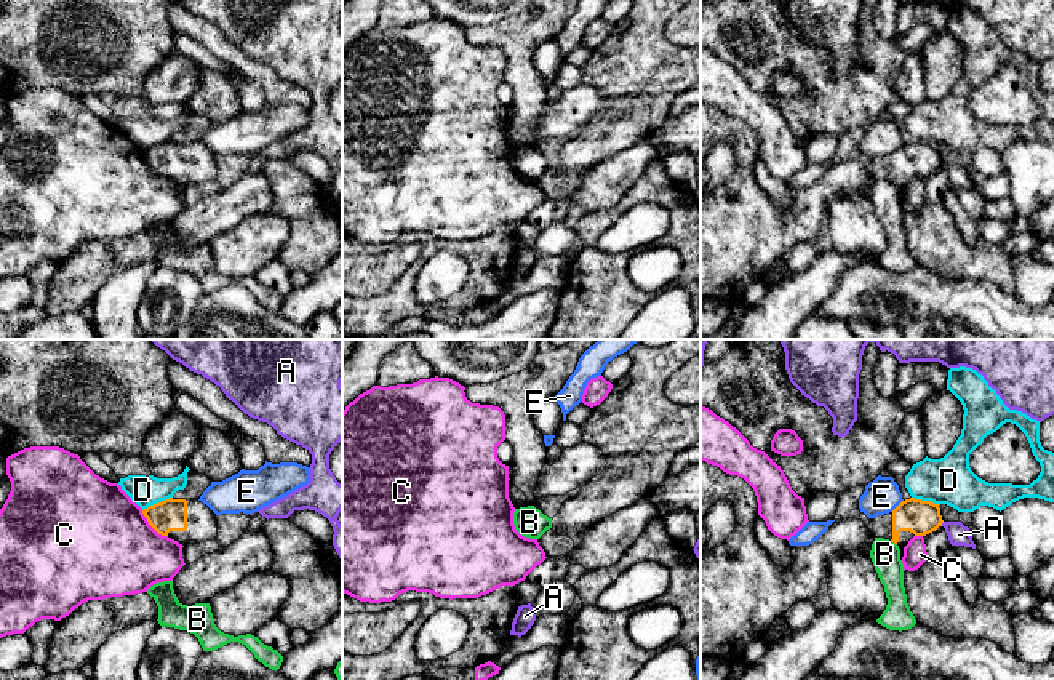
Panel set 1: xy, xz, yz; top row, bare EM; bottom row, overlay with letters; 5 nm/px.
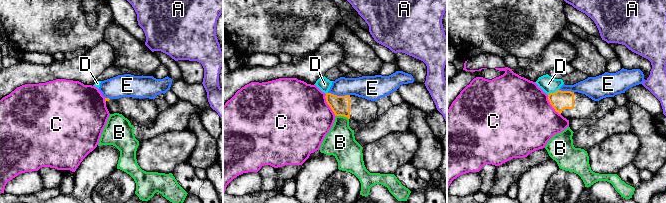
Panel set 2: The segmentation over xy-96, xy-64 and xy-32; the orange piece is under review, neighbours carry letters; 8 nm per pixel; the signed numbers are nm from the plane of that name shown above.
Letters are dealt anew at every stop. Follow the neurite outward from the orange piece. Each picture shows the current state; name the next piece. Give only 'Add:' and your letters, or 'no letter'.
Add: no letter

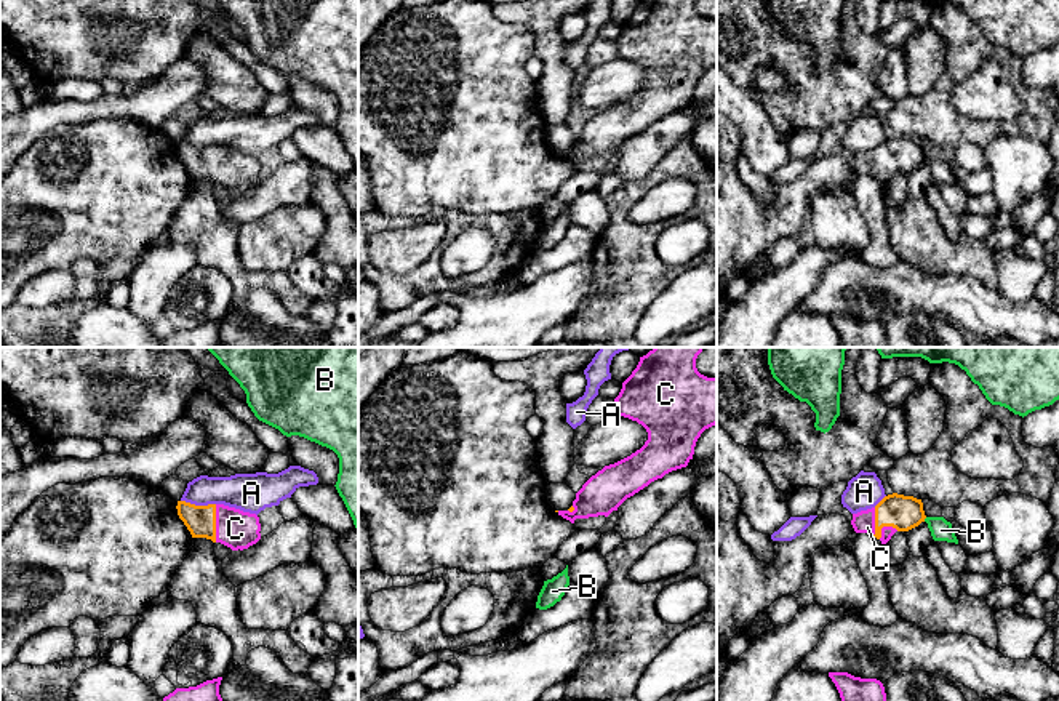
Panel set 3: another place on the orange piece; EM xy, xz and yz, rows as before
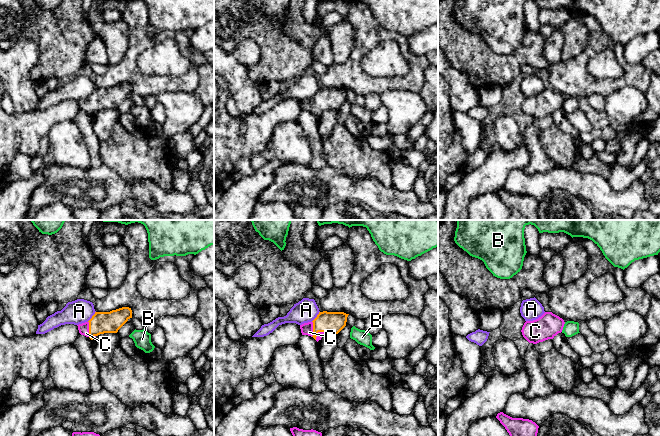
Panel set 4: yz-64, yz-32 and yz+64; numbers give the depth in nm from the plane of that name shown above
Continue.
Add: C

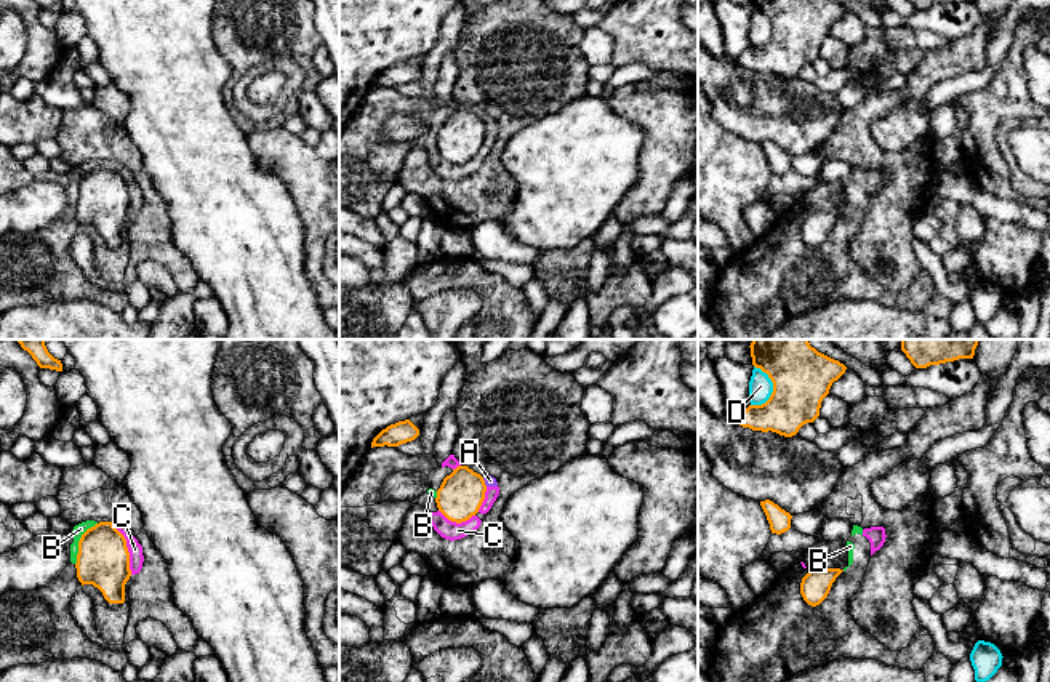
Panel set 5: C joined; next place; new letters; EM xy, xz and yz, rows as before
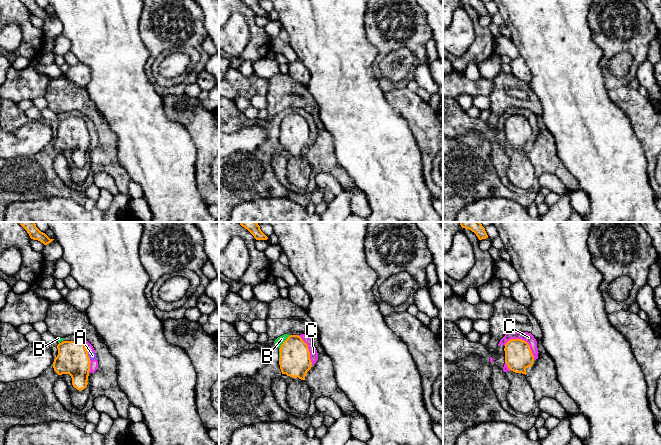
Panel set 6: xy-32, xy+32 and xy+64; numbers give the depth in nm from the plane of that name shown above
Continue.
Add: no letter

